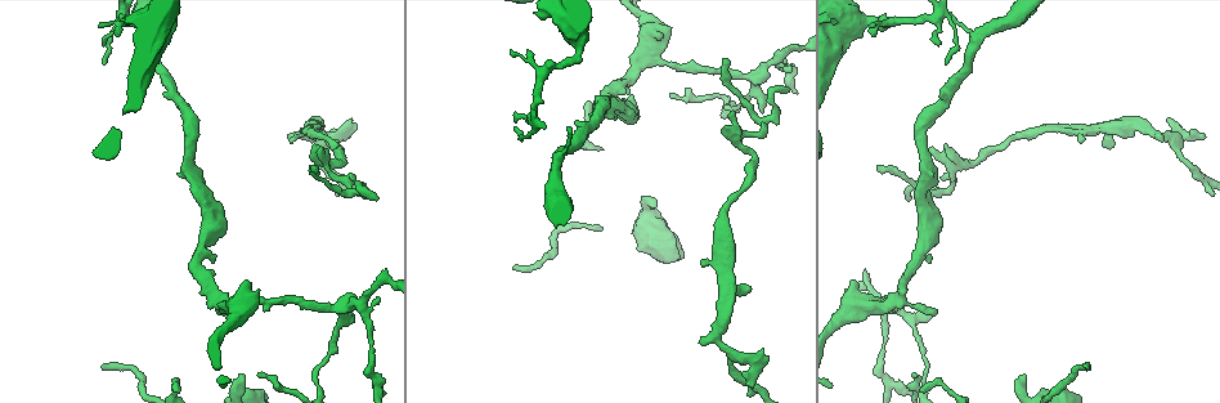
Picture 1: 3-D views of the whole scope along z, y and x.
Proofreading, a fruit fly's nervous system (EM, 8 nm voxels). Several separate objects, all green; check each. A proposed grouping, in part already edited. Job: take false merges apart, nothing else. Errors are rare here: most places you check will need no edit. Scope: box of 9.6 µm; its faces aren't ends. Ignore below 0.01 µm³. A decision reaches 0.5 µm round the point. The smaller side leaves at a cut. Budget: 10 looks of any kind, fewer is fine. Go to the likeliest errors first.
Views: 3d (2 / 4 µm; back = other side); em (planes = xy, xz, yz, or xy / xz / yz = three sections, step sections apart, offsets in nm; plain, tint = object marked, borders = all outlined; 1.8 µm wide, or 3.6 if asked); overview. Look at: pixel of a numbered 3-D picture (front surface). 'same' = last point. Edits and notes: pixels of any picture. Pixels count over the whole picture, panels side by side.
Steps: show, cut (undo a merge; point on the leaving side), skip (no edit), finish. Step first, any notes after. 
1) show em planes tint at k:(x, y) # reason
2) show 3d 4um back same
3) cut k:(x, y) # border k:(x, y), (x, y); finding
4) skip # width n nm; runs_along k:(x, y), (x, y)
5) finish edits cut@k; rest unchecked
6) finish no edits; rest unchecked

show em planes tint at 1:(340, 310) # four arms meet

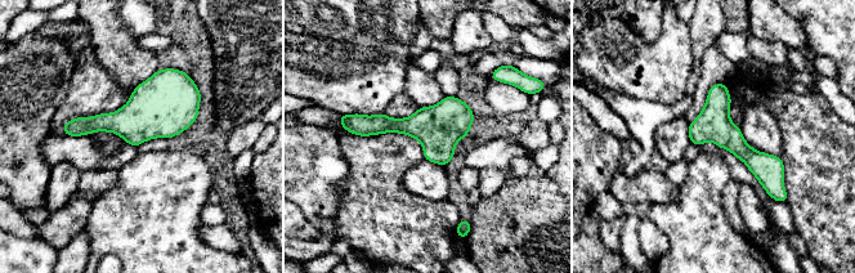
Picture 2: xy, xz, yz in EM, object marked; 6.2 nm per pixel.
skip # one neuron here

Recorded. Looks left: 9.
show em planes tint at 1:(889, 387) # sudden change in width

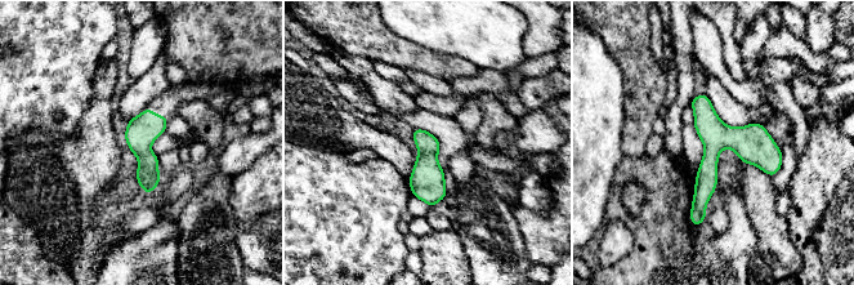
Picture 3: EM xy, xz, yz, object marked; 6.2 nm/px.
skip # runs_along 3:(703, 98), (710, 160), (697, 219); one neuron here

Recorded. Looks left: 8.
show 3d 2um at 1:(353, 190) # arms part here

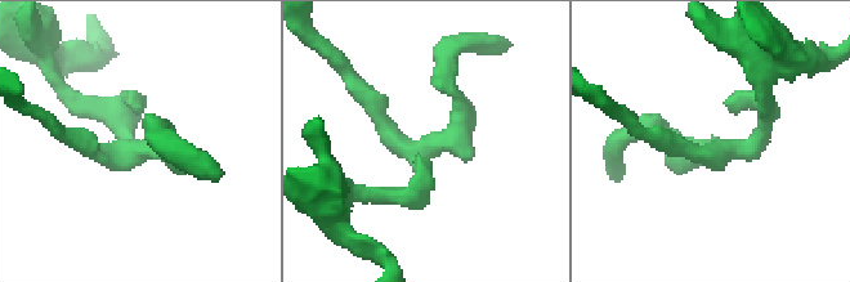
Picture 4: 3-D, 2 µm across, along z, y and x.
show em 3.6um planes tint at 4:(426, 164) # arms 3

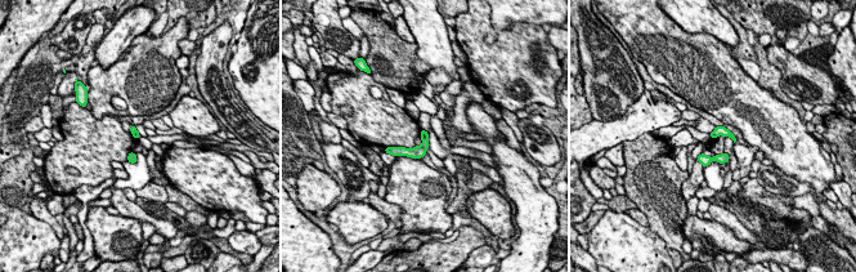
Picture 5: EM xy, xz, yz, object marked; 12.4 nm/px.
skip # runs_along 5:(425, 136), (417, 151), (393, 151); all the same neuron

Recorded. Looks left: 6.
show 3d 4um at 1:(1024, 391) # thick turns thin

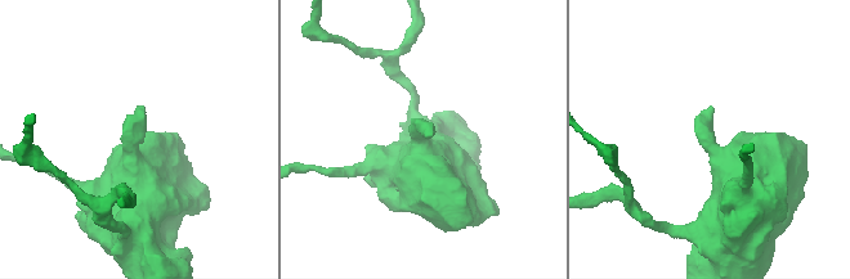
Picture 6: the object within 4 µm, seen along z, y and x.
show em planes tint at 6:(133, 133) # now the EM

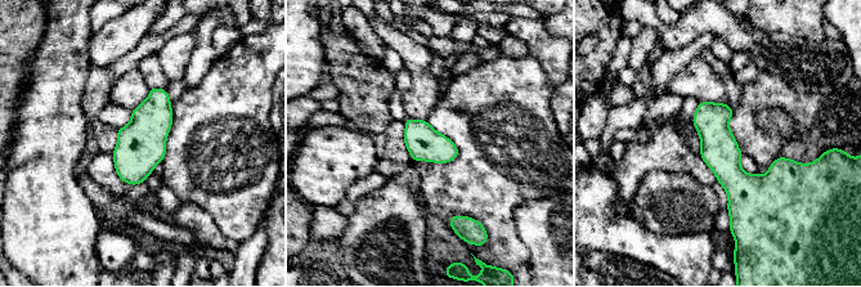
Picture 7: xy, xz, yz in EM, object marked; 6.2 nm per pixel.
skip # runs_along 7:(703, 104), (735, 180), (732, 219); one neuron here

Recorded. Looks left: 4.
finish no edits; rest unchecked

